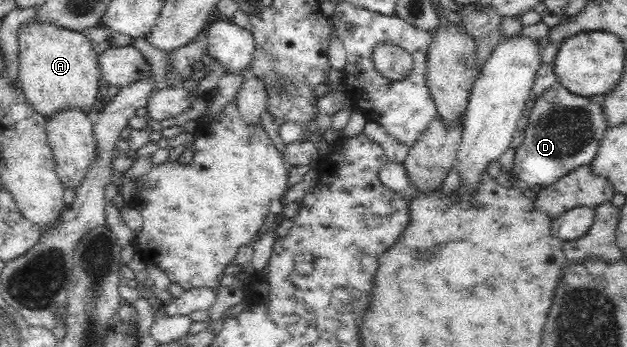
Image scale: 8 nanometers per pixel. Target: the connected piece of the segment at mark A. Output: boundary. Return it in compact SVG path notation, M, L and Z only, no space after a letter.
M35 16L23 23L17 39L18 83L35 111L47 118L65 107L78 107L87 112L92 109L98 96L101 75L98 53L83 32L71 31L53 23L41 23Z

